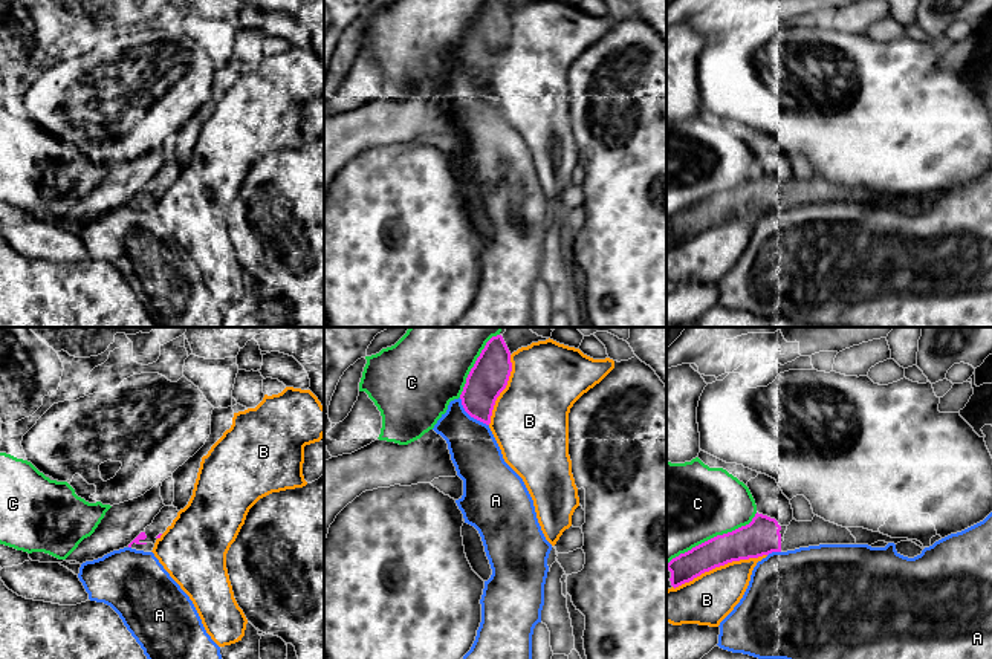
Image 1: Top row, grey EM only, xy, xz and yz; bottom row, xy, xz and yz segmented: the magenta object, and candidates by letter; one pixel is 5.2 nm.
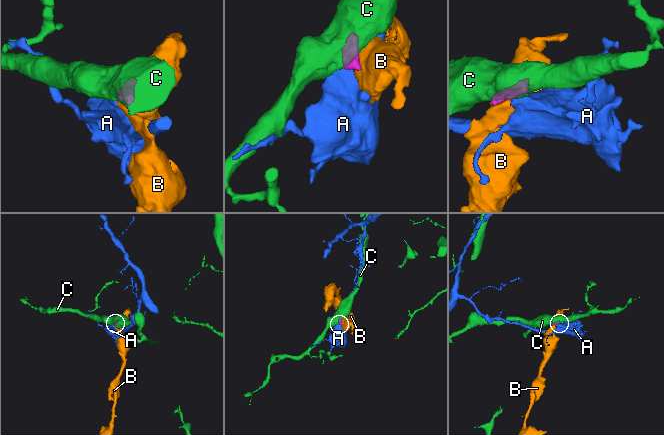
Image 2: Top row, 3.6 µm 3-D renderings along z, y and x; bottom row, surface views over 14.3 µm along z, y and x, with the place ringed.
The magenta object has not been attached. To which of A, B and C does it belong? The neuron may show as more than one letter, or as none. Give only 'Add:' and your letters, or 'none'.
Add: none

